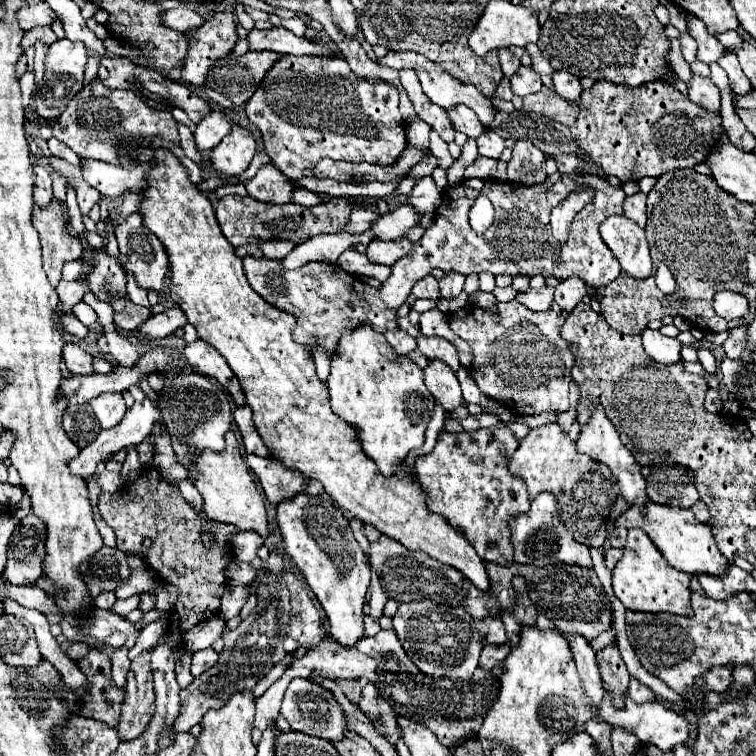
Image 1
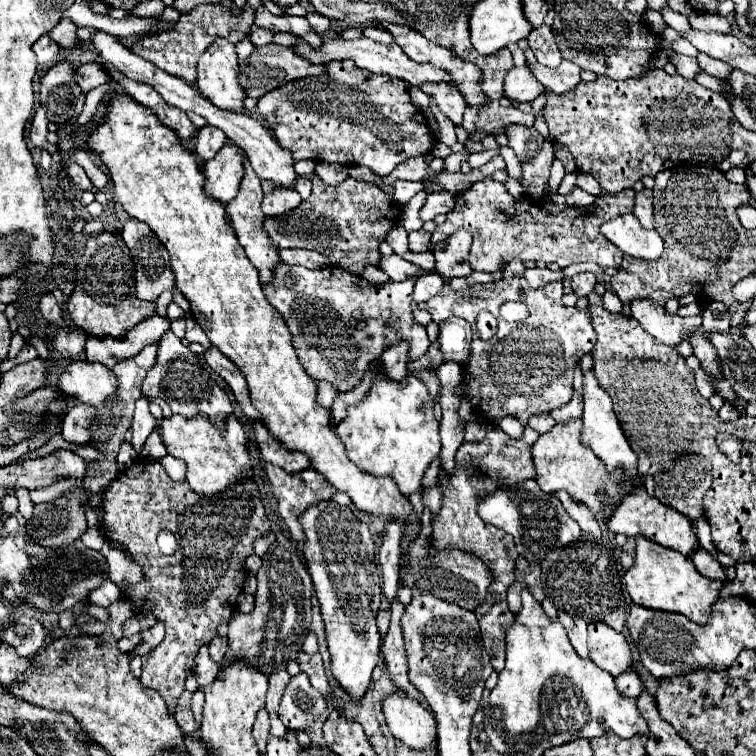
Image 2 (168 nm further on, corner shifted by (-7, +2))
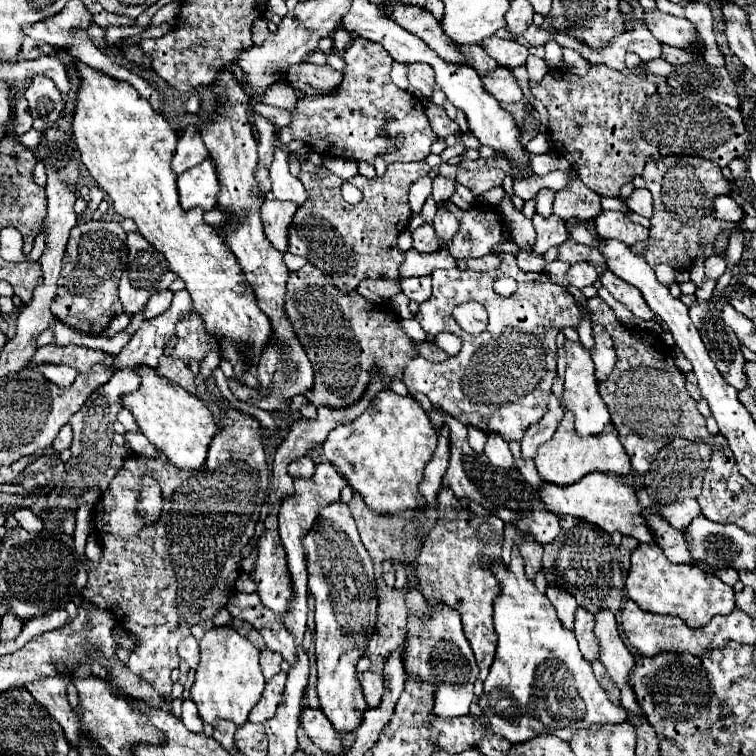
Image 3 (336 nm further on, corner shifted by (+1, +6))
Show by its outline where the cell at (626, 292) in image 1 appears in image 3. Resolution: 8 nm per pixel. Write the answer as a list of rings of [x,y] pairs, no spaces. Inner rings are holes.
[[[666,156],[662,160],[648,160],[642,176],[654,198],[654,214],[650,240],[644,244],[634,244],[632,250],[640,254],[650,266],[668,264],[674,270],[690,270],[700,250],[704,252],[704,258],[720,256],[726,260],[726,250],[718,252],[714,248],[716,236],[726,234],[730,238],[738,224],[724,222],[714,216],[716,196],[732,194],[732,184],[722,176],[720,166],[696,156]]]

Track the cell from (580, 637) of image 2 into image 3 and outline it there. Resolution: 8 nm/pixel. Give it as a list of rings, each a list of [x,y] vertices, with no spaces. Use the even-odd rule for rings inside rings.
[[[548,588],[548,590],[546,590],[546,596],[548,596],[548,600],[552,602],[552,606],[554,606],[556,614],[558,614],[558,620],[560,620],[568,630],[572,630],[572,628],[574,628],[576,608],[578,608],[574,596],[568,594],[568,592],[564,592],[564,590],[558,590],[558,588]]]

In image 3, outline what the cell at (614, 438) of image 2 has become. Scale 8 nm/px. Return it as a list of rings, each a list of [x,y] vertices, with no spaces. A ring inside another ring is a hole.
[[[566,342],[564,348],[566,348],[566,360],[568,360],[566,380],[564,380],[564,400],[566,400],[568,410],[572,410],[576,416],[574,420],[576,434],[578,436],[598,436],[610,424],[610,412],[598,394],[598,382],[594,376],[594,364],[590,358],[590,352],[584,350],[580,342]]]

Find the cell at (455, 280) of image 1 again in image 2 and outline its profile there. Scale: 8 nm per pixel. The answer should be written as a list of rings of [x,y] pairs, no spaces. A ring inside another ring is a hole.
[[[456,230],[452,236],[436,244],[434,258],[436,258],[436,272],[442,278],[454,276],[470,276],[472,268],[468,264],[468,252],[472,246],[472,234],[468,230]]]

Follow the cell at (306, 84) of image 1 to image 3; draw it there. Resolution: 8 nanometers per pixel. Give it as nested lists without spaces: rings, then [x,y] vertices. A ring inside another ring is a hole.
[[[354,38],[354,42],[342,52],[342,58],[346,68],[342,70],[342,82],[338,88],[328,94],[298,98],[296,108],[292,110],[292,122],[278,128],[276,140],[282,144],[298,140],[324,158],[346,158],[370,166],[374,166],[378,156],[382,156],[386,164],[418,162],[426,158],[430,146],[438,138],[430,130],[424,104],[390,80],[392,56],[376,42]],[[396,136],[404,138],[398,148],[394,148]]]

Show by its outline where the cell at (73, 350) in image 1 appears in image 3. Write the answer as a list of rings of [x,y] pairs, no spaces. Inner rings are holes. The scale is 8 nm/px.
[[[46,364],[44,368],[40,368],[42,376],[48,378],[52,384],[60,386],[60,388],[68,388],[74,378],[76,378],[76,370],[74,368],[68,368],[68,366],[54,366],[54,364]]]

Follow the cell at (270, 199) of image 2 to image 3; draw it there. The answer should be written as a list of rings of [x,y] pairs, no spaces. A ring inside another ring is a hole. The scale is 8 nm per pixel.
[[[266,200],[262,204],[260,216],[264,224],[264,234],[268,240],[280,250],[286,252],[286,234],[288,234],[288,224],[292,222],[292,216],[296,212],[294,202],[282,202],[282,200]]]

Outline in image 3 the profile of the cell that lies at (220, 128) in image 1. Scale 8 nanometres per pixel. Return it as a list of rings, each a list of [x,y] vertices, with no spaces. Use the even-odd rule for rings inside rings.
[[[188,126],[182,134],[180,134],[180,142],[172,160],[172,170],[176,174],[186,172],[188,168],[200,164],[202,160],[208,158],[208,148],[198,132],[196,126]]]

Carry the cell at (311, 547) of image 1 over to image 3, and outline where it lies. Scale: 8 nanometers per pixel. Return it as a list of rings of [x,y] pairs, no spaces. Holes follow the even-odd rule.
[[[344,502],[328,504],[310,532],[302,538],[302,546],[308,560],[308,588],[316,602],[316,666],[318,666],[318,698],[322,704],[322,712],[328,716],[332,726],[338,732],[350,732],[360,726],[362,714],[368,708],[356,664],[366,654],[366,648],[370,644],[370,638],[374,634],[376,624],[376,580],[374,580],[374,568],[372,560],[358,536],[356,524],[352,520],[352,514],[348,512],[348,506]]]

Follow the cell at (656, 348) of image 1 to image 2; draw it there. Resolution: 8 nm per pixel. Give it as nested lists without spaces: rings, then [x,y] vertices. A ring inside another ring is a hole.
[[[650,298],[632,300],[628,306],[630,306],[632,316],[642,324],[646,332],[650,332],[654,338],[670,346],[684,340],[686,336],[684,332],[700,328],[702,324],[702,314],[684,318],[678,315],[669,316],[663,306]]]

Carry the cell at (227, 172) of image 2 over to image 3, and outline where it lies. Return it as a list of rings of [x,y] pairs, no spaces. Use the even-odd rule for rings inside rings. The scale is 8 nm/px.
[[[208,158],[196,168],[190,168],[188,172],[180,174],[178,192],[180,192],[180,204],[186,210],[194,206],[200,206],[202,210],[212,210],[216,206],[220,192],[220,180],[214,160]]]

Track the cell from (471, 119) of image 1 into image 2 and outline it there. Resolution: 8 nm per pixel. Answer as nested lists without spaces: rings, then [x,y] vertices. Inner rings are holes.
[[[422,84],[420,86],[434,102],[436,106],[456,124],[462,124],[462,114],[466,110],[466,102],[462,98],[462,94],[450,86],[450,84]]]

